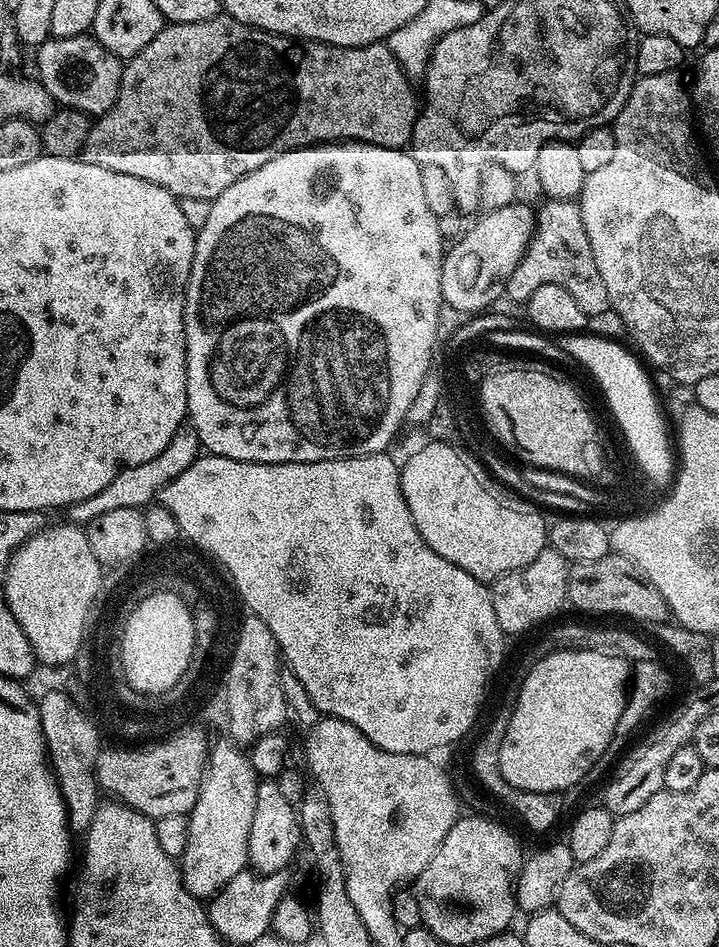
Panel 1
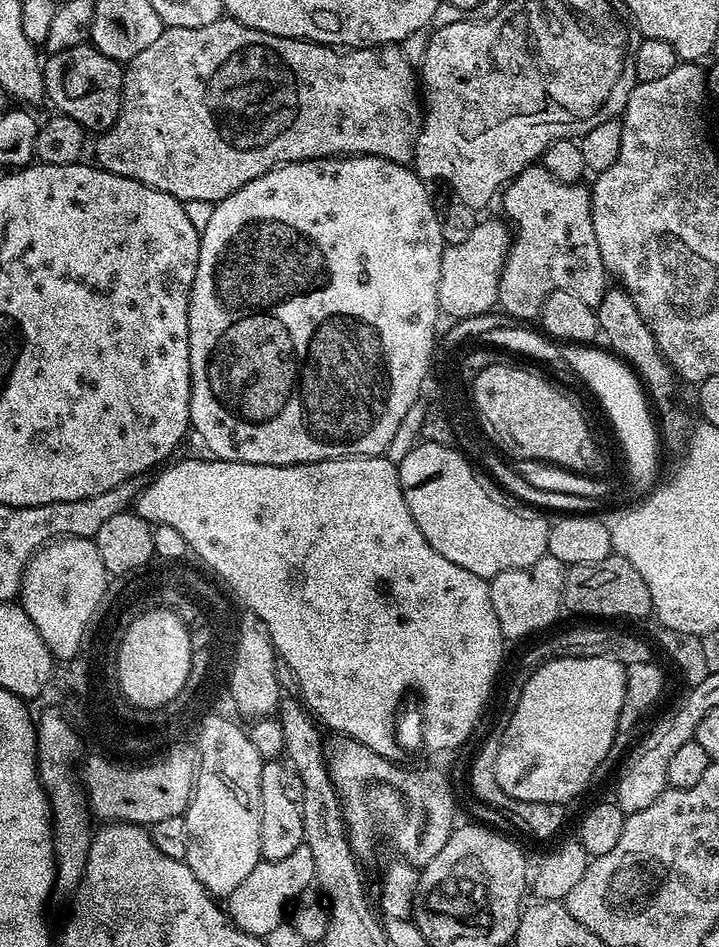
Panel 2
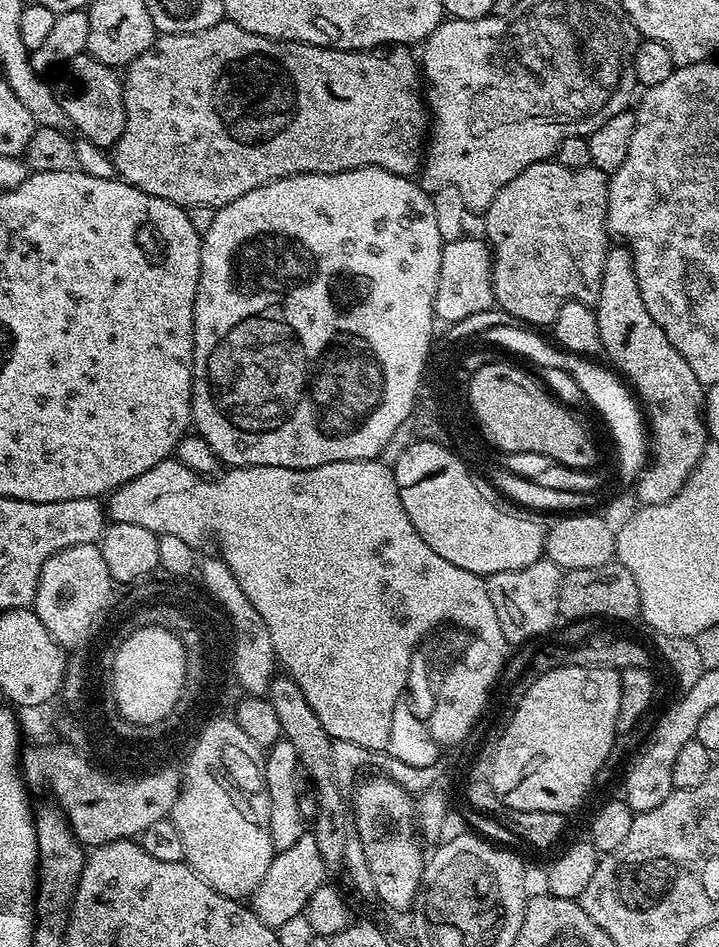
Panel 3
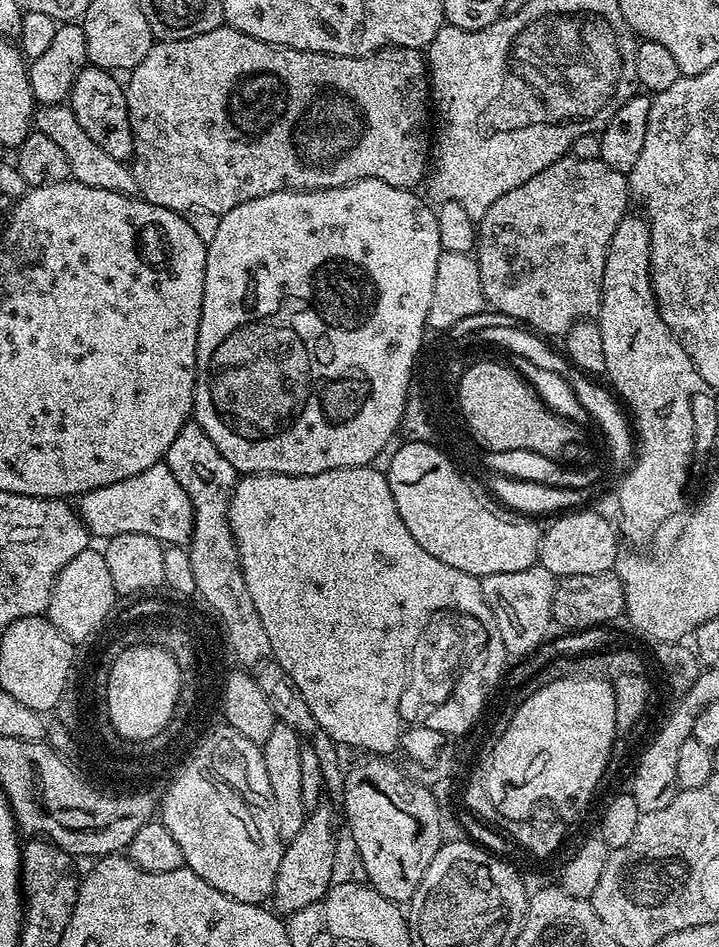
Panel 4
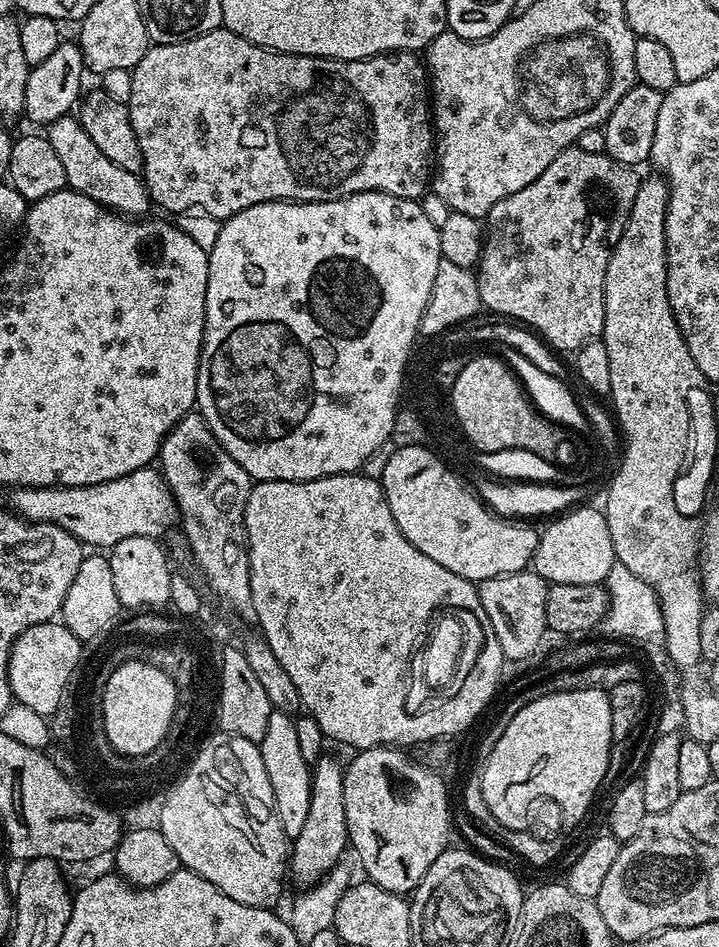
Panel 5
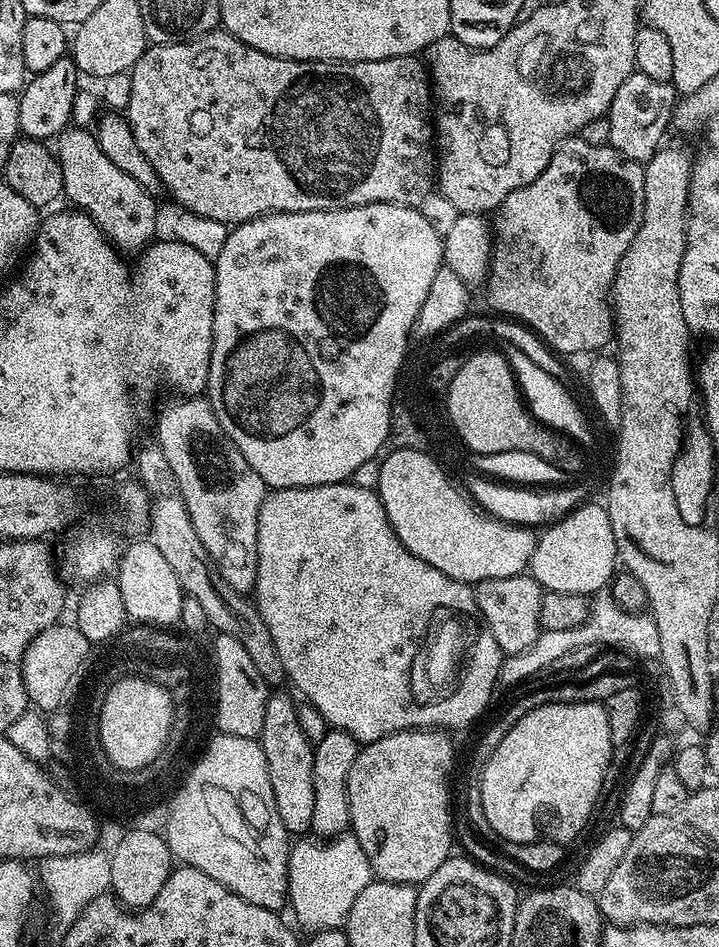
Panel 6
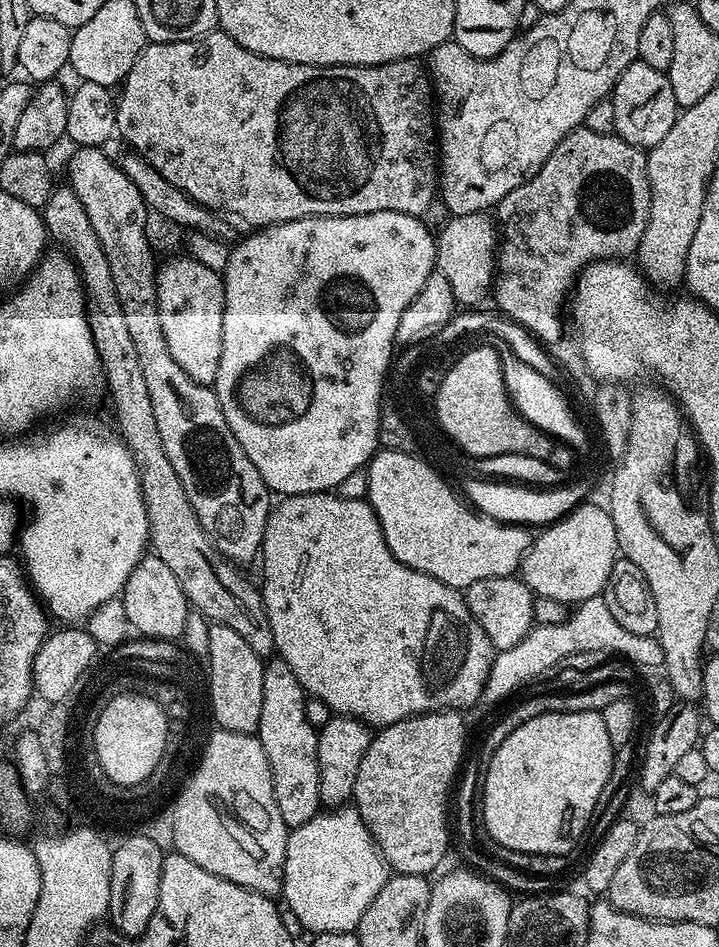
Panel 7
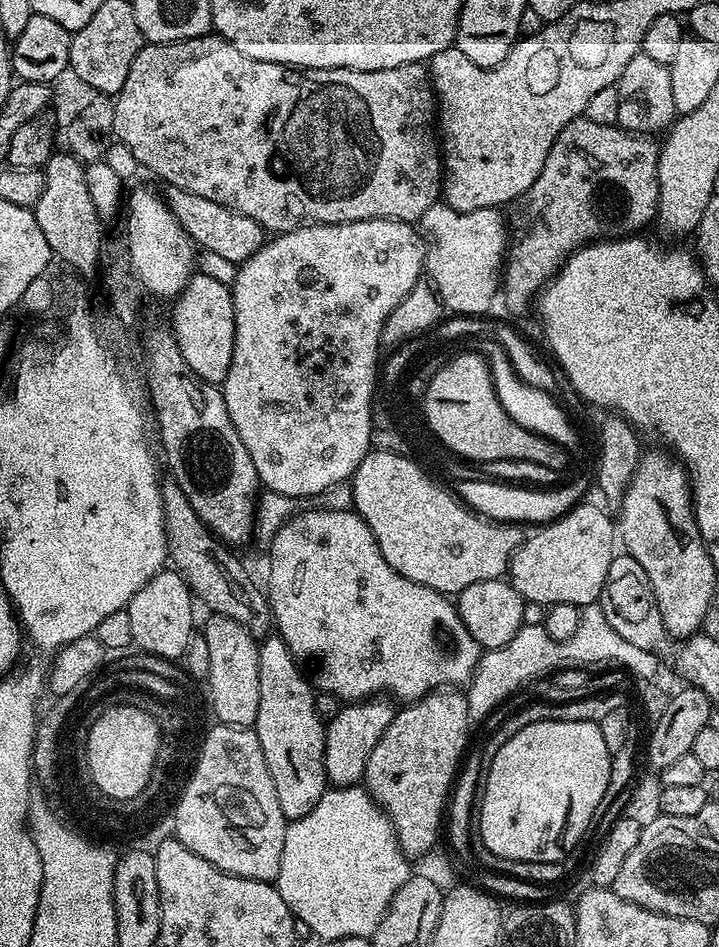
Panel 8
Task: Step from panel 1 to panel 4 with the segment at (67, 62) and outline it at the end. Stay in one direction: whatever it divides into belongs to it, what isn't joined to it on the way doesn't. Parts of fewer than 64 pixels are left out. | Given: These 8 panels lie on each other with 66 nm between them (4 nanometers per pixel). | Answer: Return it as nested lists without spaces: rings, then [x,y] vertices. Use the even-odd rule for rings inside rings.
[[[85,66],[74,78],[66,103],[78,118],[78,126],[82,126],[86,134],[90,134],[91,140],[100,149],[106,150],[110,158],[127,161],[132,154],[134,138],[128,117],[126,88],[121,81],[119,84],[112,76],[115,75],[109,69]]]

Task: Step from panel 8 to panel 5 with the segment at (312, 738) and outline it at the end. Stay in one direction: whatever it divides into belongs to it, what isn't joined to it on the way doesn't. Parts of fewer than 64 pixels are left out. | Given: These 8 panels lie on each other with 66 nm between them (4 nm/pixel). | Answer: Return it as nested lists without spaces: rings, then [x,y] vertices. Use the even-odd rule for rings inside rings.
[[[273,710],[270,714],[270,722],[266,726],[266,738],[262,738],[259,745],[262,766],[266,766],[266,774],[270,777],[270,790],[274,790],[274,806],[278,814],[278,822],[282,826],[284,835],[294,838],[302,834],[302,826],[306,826],[306,818],[310,814],[312,768],[306,759],[302,758],[293,717],[287,712]]]

